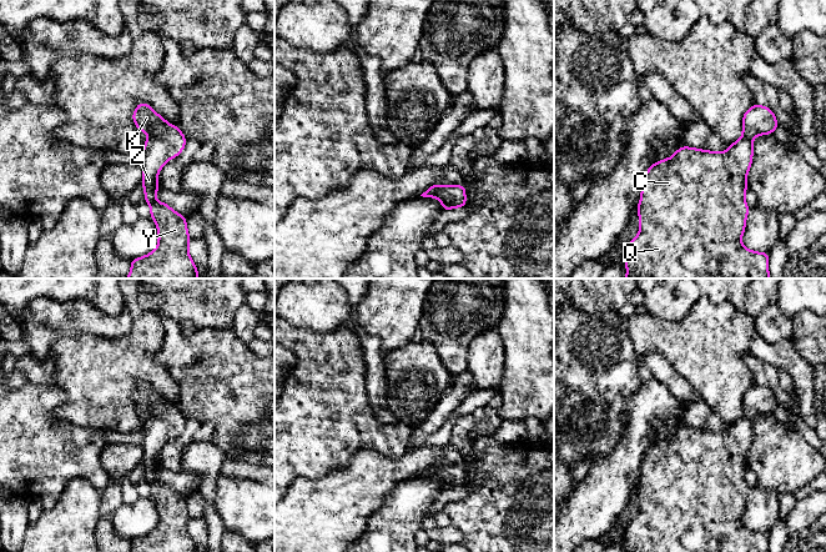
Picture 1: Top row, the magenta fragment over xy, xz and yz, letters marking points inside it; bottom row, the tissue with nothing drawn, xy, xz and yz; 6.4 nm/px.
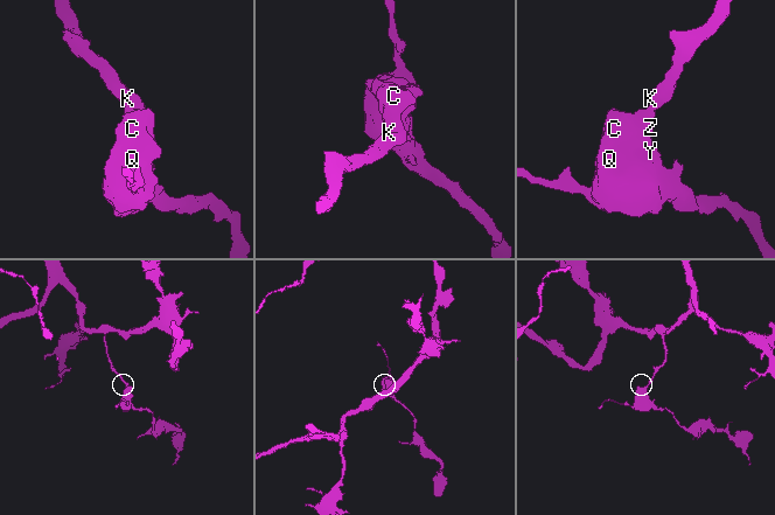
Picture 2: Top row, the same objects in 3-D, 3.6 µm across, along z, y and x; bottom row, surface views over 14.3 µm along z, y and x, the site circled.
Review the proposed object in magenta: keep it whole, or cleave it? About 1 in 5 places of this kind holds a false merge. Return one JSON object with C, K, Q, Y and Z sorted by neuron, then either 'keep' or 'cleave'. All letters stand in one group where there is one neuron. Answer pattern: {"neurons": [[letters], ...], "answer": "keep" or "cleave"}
{"neurons": [["C", "K", "Q", "Y", "Z"]], "answer": "keep"}

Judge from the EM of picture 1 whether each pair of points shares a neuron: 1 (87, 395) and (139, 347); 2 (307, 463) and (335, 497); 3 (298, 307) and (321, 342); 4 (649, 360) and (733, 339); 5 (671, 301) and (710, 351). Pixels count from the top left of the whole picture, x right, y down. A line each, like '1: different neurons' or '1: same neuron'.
1: same neuron
2: different neurons
3: different neurons
4: different neurons
5: different neurons

